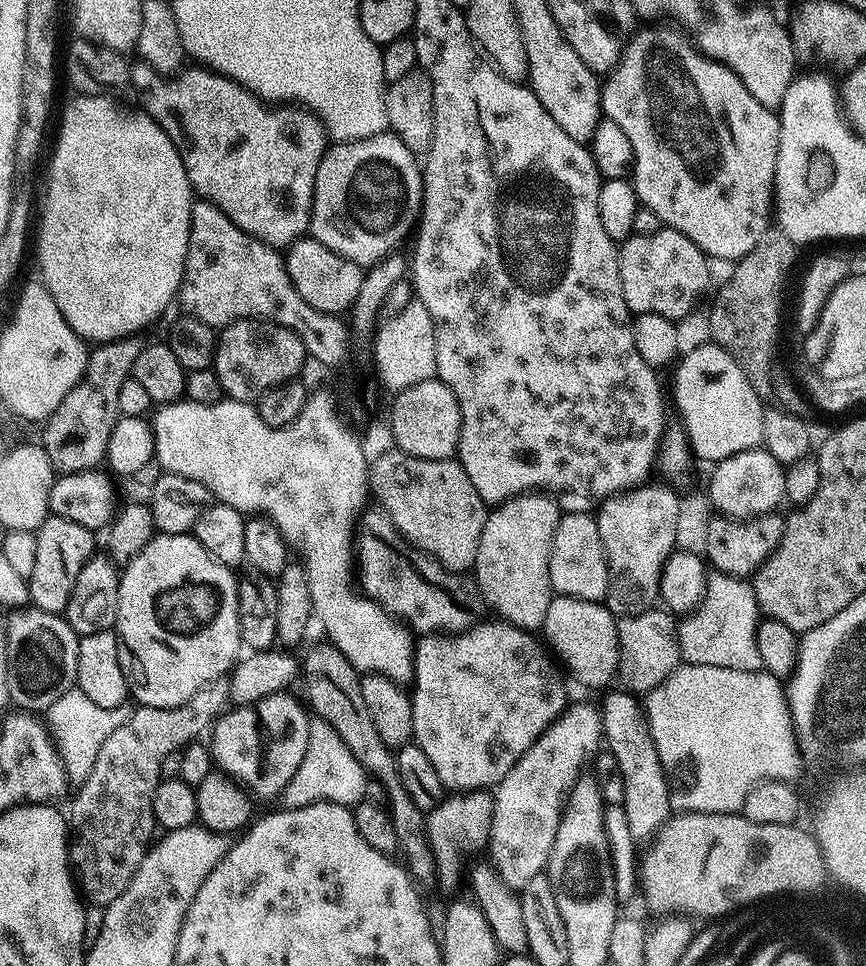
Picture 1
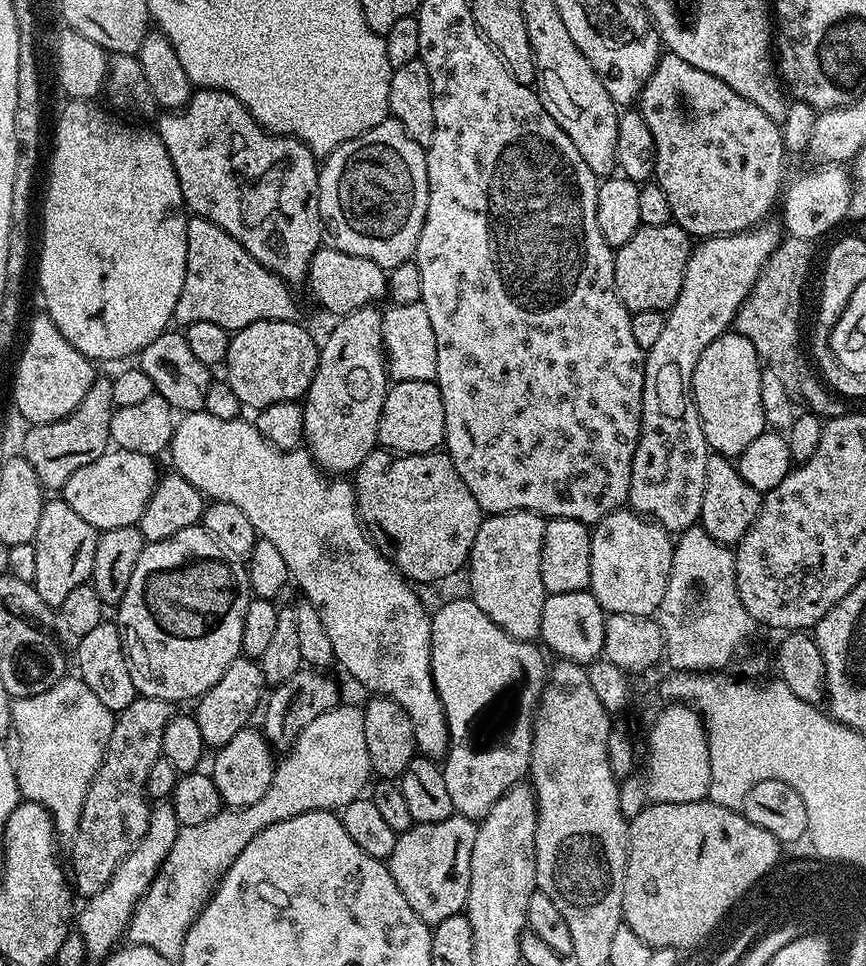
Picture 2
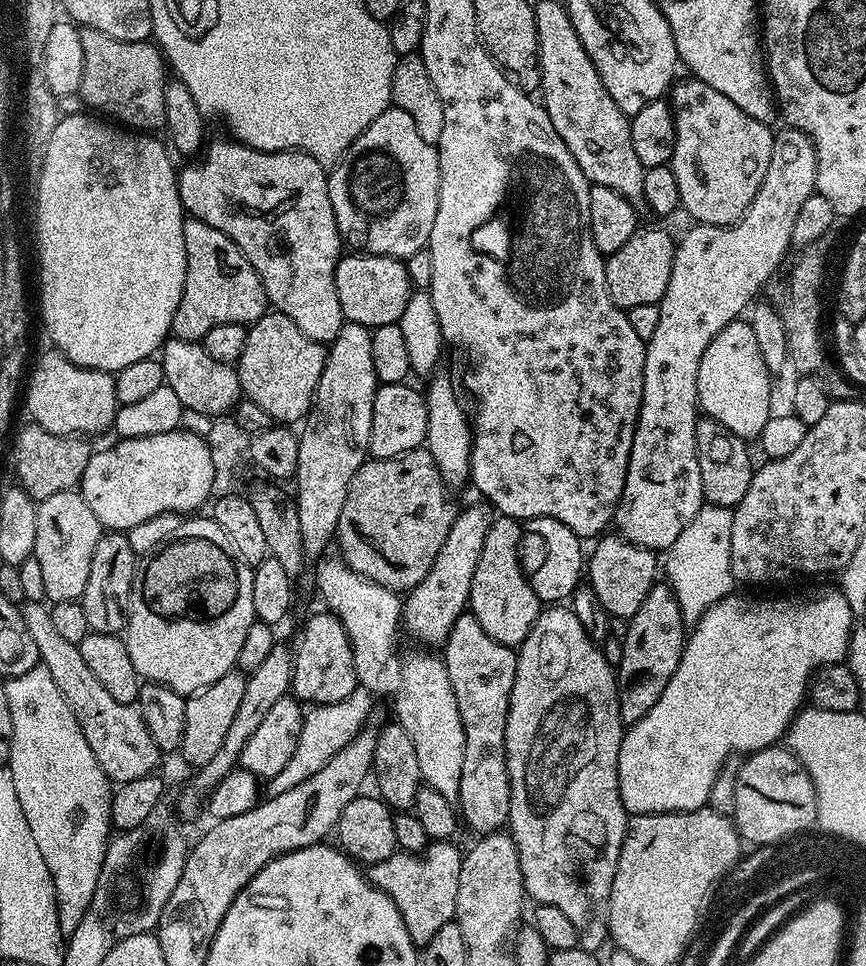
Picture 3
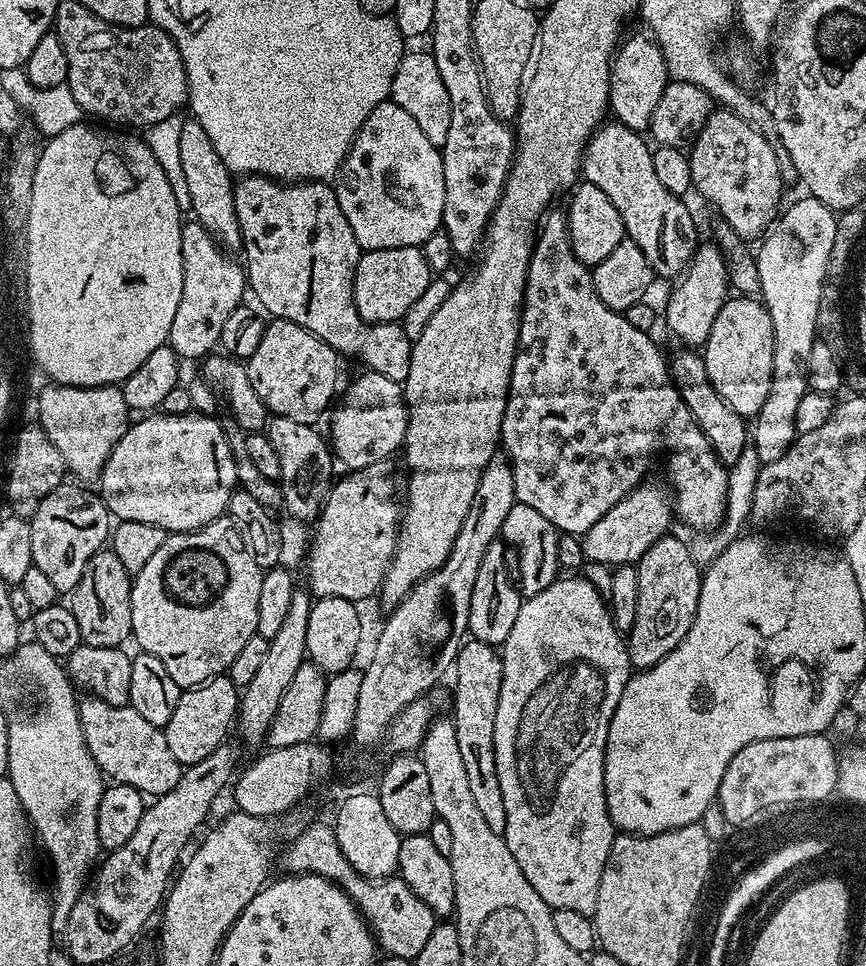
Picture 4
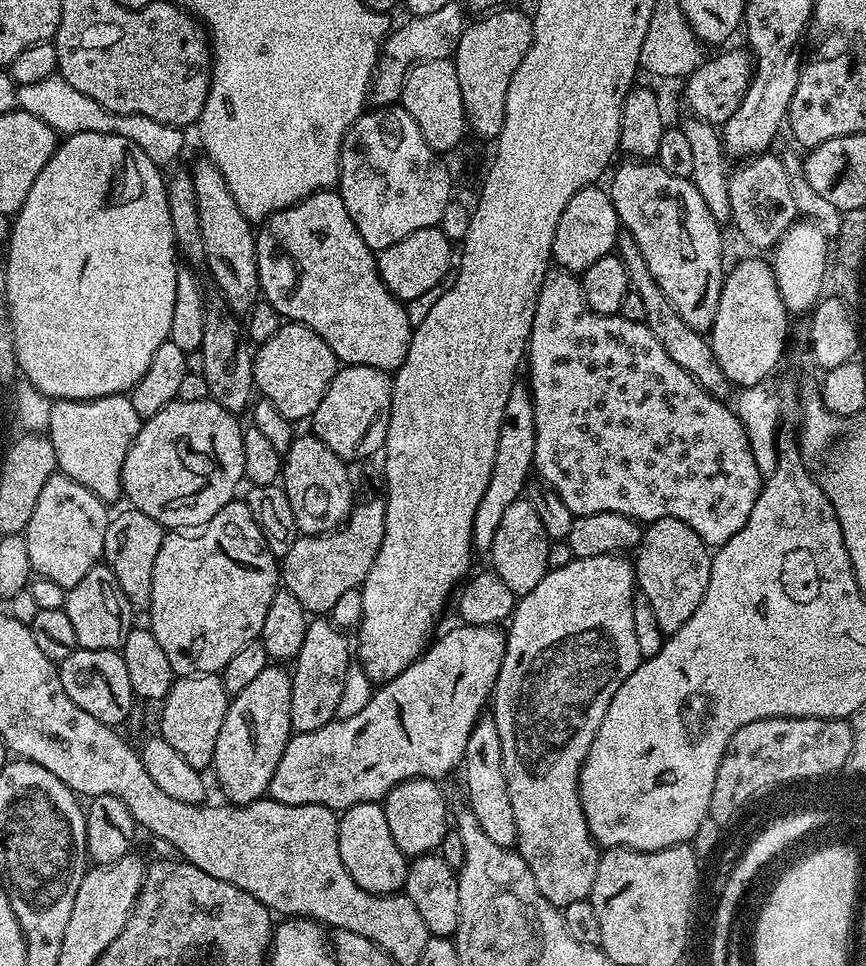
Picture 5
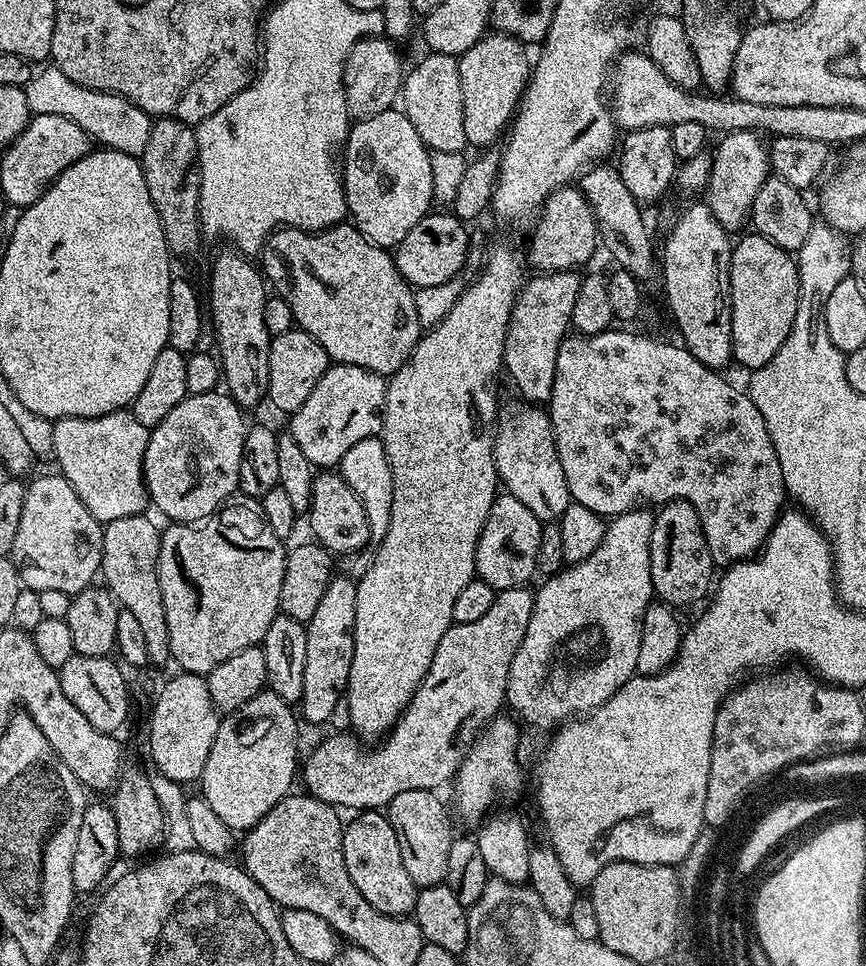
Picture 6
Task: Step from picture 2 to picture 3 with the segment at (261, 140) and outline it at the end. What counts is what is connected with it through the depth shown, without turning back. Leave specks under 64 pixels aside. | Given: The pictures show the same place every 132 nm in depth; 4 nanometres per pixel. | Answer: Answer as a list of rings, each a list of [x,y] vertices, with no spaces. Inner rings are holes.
[[[231,138],[216,140],[211,144],[212,141],[203,149],[202,155],[199,158],[185,163],[188,165],[185,168],[181,167],[179,169],[180,201],[184,204],[185,213],[208,228],[221,228],[224,231],[225,237],[229,241],[233,240],[236,243],[233,245],[235,245],[239,252],[246,254],[250,266],[254,266],[256,276],[262,282],[262,286],[268,295],[268,303],[275,311],[289,316],[294,322],[294,326],[298,326],[298,330],[302,330],[302,334],[306,334],[310,338],[321,342],[331,342],[340,332],[340,327],[346,321],[342,314],[342,306],[338,302],[338,290],[336,289],[336,267],[342,255],[342,241],[340,239],[340,231],[338,230],[338,222],[334,218],[334,206],[330,206],[328,172],[325,165],[318,163],[313,156],[306,154],[303,150],[263,152],[257,148],[251,148],[245,144],[241,144],[239,140]]]

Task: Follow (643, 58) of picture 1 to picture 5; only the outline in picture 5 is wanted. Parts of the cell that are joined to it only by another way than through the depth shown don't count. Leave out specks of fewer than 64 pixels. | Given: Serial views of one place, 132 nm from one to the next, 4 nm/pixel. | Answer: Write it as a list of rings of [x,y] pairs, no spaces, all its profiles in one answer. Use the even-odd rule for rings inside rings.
[[[761,154],[751,157],[740,169],[733,171],[728,178],[728,189],[730,190],[730,206],[732,207],[731,223],[736,224],[736,228],[740,231],[740,236],[746,243],[752,247],[752,250],[760,250],[756,248],[765,248],[771,250],[776,247],[776,243],[782,238],[782,234],[792,224],[796,223],[798,213],[794,204],[793,191],[791,190],[791,178],[787,176],[786,166],[783,159],[779,155]]]

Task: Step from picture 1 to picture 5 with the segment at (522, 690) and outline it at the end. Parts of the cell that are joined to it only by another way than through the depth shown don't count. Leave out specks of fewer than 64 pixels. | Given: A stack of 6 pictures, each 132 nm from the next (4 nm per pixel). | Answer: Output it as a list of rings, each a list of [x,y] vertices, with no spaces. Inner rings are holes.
[[[482,718],[474,726],[466,742],[463,772],[464,784],[468,787],[467,807],[474,818],[478,818],[478,826],[482,826],[482,831],[498,846],[512,848],[516,843],[514,809],[510,807],[510,794],[506,790],[506,774],[502,770],[502,742],[498,742],[498,726],[495,720]]]

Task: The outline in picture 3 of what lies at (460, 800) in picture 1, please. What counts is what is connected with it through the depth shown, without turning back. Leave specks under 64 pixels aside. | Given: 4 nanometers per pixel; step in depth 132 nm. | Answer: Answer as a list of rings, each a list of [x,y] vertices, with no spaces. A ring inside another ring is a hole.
[[[433,840],[421,852],[397,850],[390,858],[377,864],[367,865],[368,881],[382,890],[398,906],[402,922],[410,934],[413,944],[423,946],[442,930],[442,926],[456,919],[458,902],[458,874],[462,870],[462,852],[449,840]]]

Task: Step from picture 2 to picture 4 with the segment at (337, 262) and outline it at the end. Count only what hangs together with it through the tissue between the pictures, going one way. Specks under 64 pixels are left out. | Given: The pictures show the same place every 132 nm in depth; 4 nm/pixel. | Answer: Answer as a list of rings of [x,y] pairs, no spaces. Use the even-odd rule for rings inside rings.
[[[402,246],[401,248],[387,248],[386,250],[367,250],[361,255],[356,267],[356,277],[352,283],[352,293],[358,314],[369,326],[392,324],[403,321],[406,310],[426,294],[428,287],[434,283],[434,273],[424,256],[423,247]]]

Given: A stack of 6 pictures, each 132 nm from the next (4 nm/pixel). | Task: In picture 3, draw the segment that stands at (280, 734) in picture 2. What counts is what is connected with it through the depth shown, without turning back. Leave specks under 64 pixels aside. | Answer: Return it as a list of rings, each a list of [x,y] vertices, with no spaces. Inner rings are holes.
[[[327,610],[314,613],[305,622],[300,632],[300,641],[294,644],[294,659],[296,665],[292,671],[290,692],[305,705],[342,702],[346,694],[358,687],[350,638],[340,619]]]

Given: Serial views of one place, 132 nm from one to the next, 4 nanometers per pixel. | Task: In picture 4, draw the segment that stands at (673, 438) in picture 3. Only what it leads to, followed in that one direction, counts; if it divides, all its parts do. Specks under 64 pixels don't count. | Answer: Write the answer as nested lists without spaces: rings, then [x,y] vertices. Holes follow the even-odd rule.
[[[701,243],[697,247],[696,253],[692,255],[692,261],[675,281],[676,289],[668,296],[668,309],[662,312],[663,319],[664,316],[668,319],[669,330],[684,343],[684,346],[702,346],[708,341],[710,328],[714,326],[714,320],[718,318],[724,301],[730,296],[730,264],[725,253],[713,244]],[[649,482],[641,483],[640,487],[627,492],[618,503],[610,506],[594,526],[584,533],[582,545],[585,561],[596,564],[612,564],[611,566],[632,566],[658,542],[660,537],[669,535],[674,520],[674,504],[660,488],[655,488]]]

